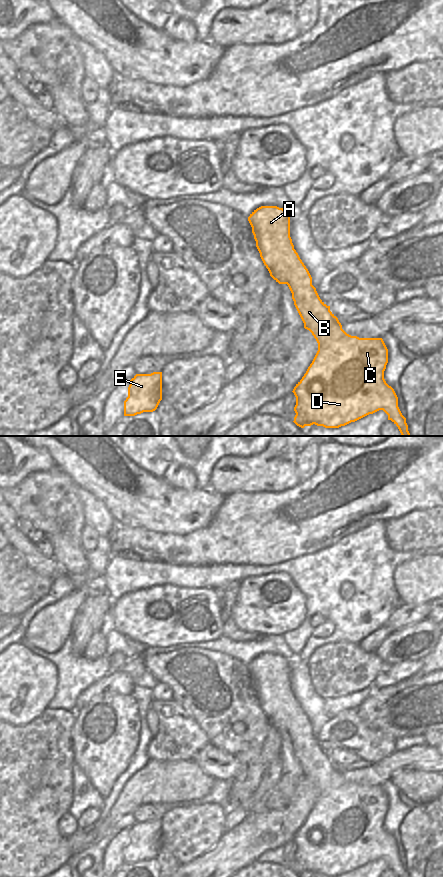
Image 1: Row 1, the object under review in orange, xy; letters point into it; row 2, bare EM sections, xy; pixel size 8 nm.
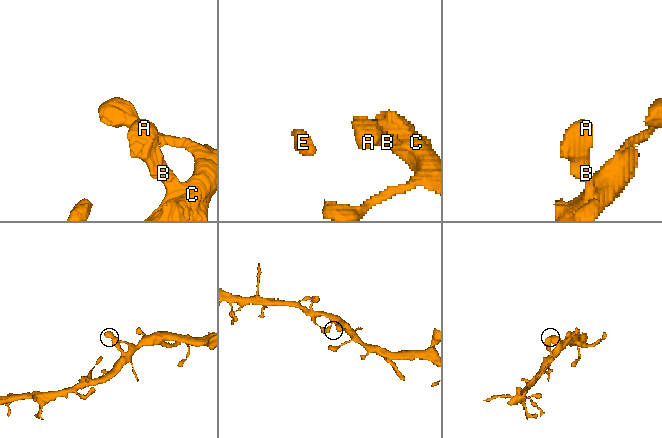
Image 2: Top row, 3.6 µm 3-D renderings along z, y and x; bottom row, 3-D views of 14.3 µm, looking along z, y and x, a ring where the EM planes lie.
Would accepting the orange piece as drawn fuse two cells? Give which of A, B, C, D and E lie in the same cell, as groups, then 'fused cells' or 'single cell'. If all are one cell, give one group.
A B C D E; single cell

